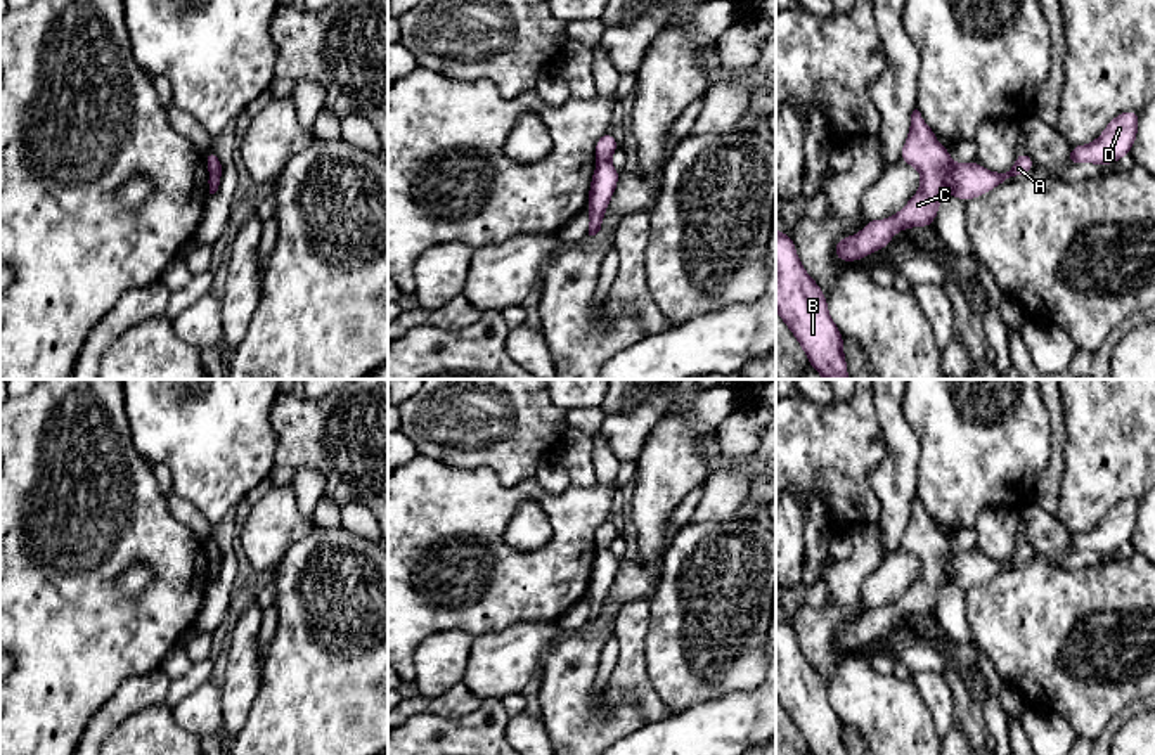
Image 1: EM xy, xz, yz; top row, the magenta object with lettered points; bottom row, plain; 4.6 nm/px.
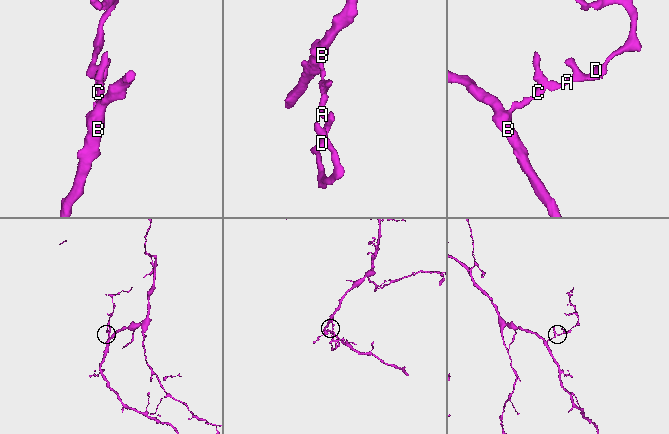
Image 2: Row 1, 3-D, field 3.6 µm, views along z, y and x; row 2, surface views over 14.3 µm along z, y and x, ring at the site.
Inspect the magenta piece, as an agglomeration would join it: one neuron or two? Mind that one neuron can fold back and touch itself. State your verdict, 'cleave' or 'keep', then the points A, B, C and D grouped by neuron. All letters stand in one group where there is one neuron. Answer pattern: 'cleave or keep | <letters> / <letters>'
cleave | A D / B C

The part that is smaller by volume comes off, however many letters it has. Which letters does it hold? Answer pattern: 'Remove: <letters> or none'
Remove: A, D

